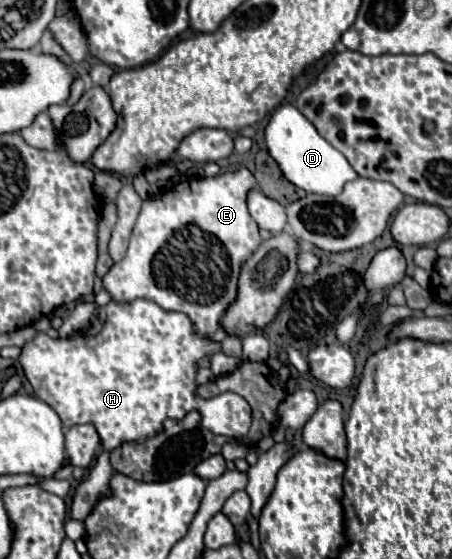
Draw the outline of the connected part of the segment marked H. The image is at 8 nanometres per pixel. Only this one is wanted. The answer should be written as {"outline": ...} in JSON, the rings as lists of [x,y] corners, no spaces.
{"outline":[[[135,299],[129,303],[109,301],[107,305],[97,305],[97,315],[101,331],[87,339],[51,339],[45,333],[37,333],[31,341],[21,347],[19,363],[25,371],[27,381],[33,387],[33,395],[49,403],[61,417],[65,427],[73,425],[95,425],[101,437],[101,449],[113,451],[121,443],[145,443],[153,435],[163,431],[165,419],[185,419],[187,413],[197,411],[201,415],[201,427],[215,435],[225,435],[229,439],[241,439],[251,427],[251,407],[249,403],[233,392],[225,392],[213,399],[203,399],[197,393],[197,369],[203,357],[221,351],[221,343],[213,341],[209,335],[197,335],[191,319],[185,313],[165,311],[153,301]]]}

